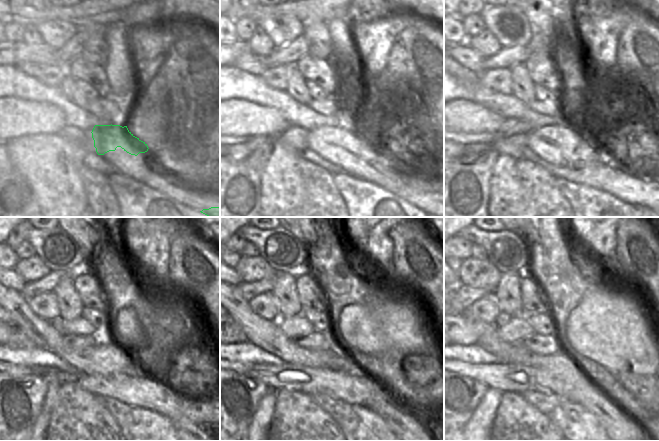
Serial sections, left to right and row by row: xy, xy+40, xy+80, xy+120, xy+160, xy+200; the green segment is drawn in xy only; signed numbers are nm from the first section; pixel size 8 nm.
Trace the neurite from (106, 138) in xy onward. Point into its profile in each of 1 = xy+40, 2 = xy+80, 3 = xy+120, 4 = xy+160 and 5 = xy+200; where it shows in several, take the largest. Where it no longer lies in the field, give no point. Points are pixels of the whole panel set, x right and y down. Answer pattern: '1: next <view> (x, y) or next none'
1: next xy+40 (323, 140)
2: next xy+80 (545, 141)
3: next xy+120 (106, 360)
4: next xy+160 (267, 335)
5: next xy+200 (488, 339)

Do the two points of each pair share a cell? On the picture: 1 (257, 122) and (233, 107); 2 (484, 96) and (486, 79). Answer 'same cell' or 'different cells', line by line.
1: same cell
2: different cells

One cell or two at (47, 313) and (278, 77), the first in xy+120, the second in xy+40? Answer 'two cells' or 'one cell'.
one cell

